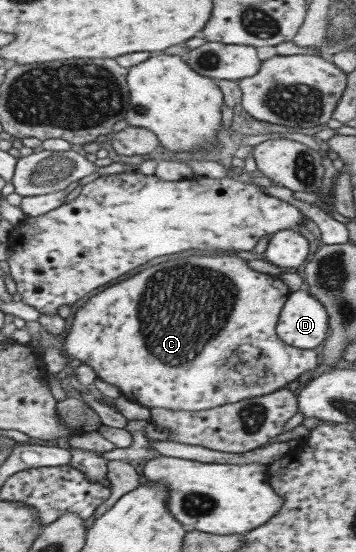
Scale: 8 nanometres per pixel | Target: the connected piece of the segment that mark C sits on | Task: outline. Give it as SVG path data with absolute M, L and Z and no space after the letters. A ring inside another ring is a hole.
M228 253L225 254L222 257L198 257L198 255L194 255L194 257L178 257L172 261L164 261L164 263L148 267L144 271L100 291L90 297L74 315L72 327L65 333L64 341L62 341L61 352L66 356L68 355L69 359L78 359L82 364L90 365L98 379L118 387L121 395L126 398L135 400L144 407L171 409L172 411L202 411L228 403L236 403L250 397L274 393L274 391L287 387L302 373L314 371L319 365L316 350L292 347L277 336L278 319L282 307L291 293L288 286L276 276L252 270L247 264L248 261L243 261L234 255L228 255Z

